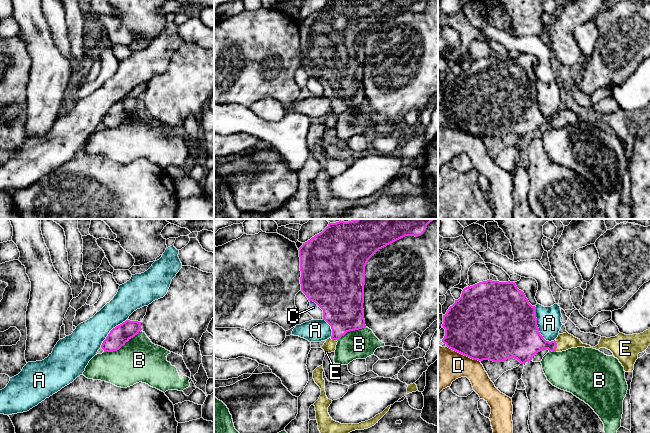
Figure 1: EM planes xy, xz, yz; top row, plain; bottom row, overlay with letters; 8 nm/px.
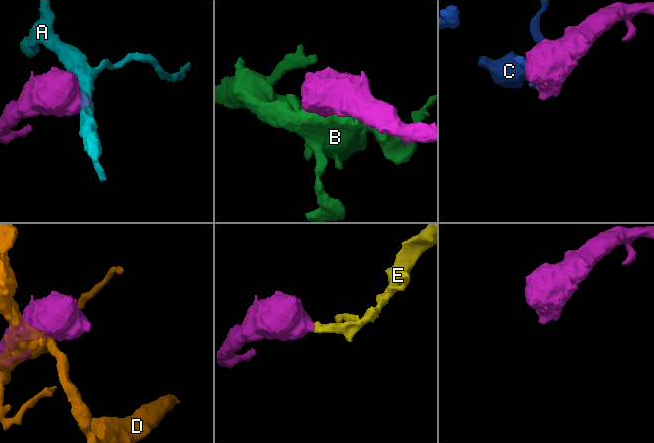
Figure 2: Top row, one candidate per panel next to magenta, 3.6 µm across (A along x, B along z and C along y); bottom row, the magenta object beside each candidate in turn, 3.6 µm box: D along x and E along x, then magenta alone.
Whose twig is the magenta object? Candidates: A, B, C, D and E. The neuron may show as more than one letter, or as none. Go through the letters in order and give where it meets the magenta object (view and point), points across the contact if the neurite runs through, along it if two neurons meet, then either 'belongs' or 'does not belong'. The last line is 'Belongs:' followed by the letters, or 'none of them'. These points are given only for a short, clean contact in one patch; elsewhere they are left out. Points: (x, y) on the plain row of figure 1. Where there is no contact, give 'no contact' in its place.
A: yz (537, 103) | does not belong
B: xy (122, 121) | along xy (141, 105), (118, 125), (104, 128) | does not belong
C: xz (314, 77) | along xz (310, 76), (317, 80) | does not belong
D: yz (463, 130) | does not belong
E: yz (556, 122) | across yz (526, 117), (556, 122), (565, 117) | belongs
Belongs: E

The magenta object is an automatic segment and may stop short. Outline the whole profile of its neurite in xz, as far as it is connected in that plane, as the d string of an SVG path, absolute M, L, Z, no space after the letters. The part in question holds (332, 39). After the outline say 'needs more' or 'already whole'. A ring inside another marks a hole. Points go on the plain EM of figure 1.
M328 0L319 10L312 13L298 25L300 33L301 67L309 77L315 78L323 86L323 96L332 105L332 112L321 123L325 131L335 128L338 116L347 108L366 103L364 95L365 42L368 36L387 21L405 13L421 12L428 0Z | needs more

